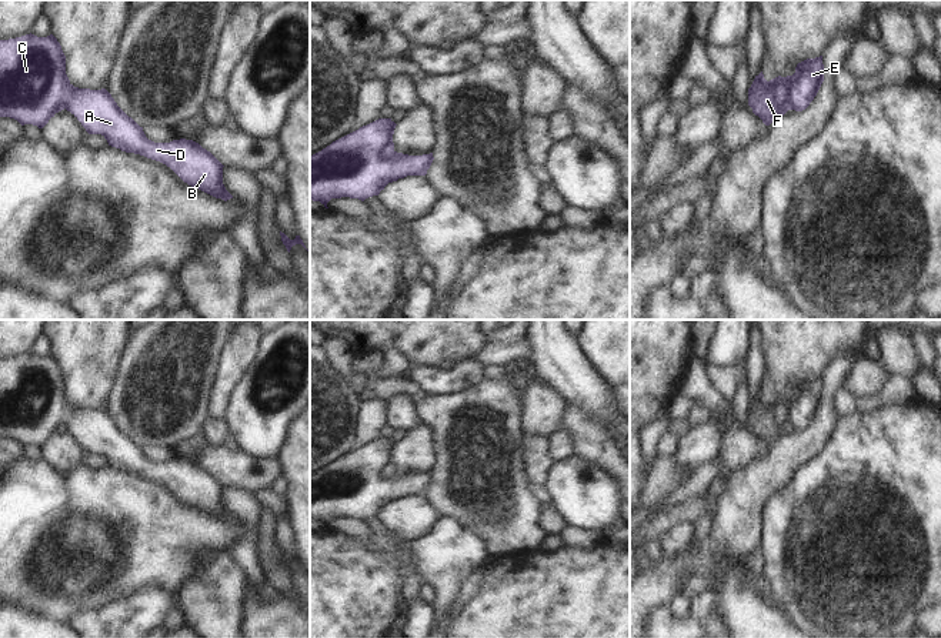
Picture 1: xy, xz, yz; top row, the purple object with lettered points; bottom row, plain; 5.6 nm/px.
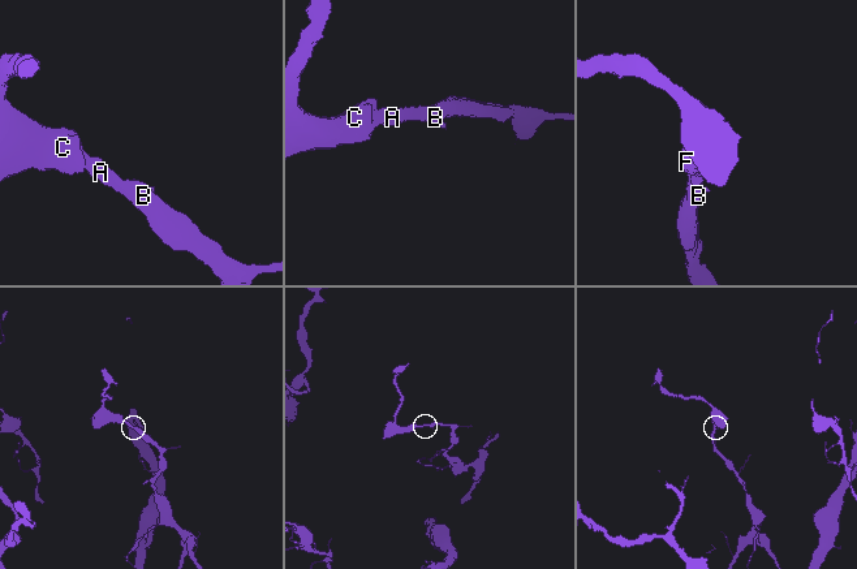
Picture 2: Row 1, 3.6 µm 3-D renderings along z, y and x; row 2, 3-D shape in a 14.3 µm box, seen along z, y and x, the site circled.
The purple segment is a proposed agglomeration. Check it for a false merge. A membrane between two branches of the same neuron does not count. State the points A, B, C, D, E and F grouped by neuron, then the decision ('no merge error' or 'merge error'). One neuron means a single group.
groups A B C D E F; no merge error

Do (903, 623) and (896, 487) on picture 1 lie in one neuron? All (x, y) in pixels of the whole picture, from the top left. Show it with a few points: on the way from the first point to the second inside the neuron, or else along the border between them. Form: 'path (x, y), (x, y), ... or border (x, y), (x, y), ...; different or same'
path (898, 588), (898, 521); same

